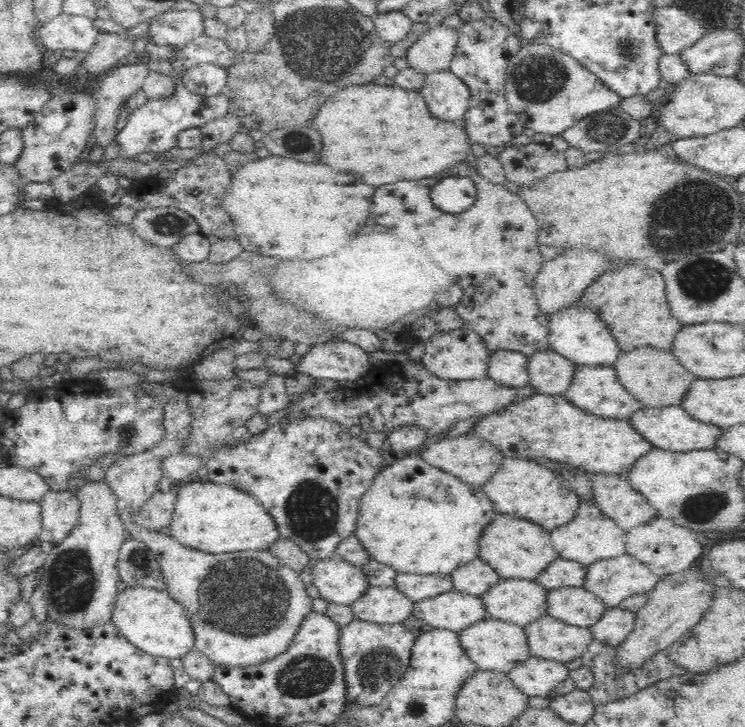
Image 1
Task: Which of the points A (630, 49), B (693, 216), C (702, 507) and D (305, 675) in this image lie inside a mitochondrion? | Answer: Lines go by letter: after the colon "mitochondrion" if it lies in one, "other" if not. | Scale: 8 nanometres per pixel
A: mitochondrion
B: mitochondrion
C: mitochondrion
D: mitochondrion

